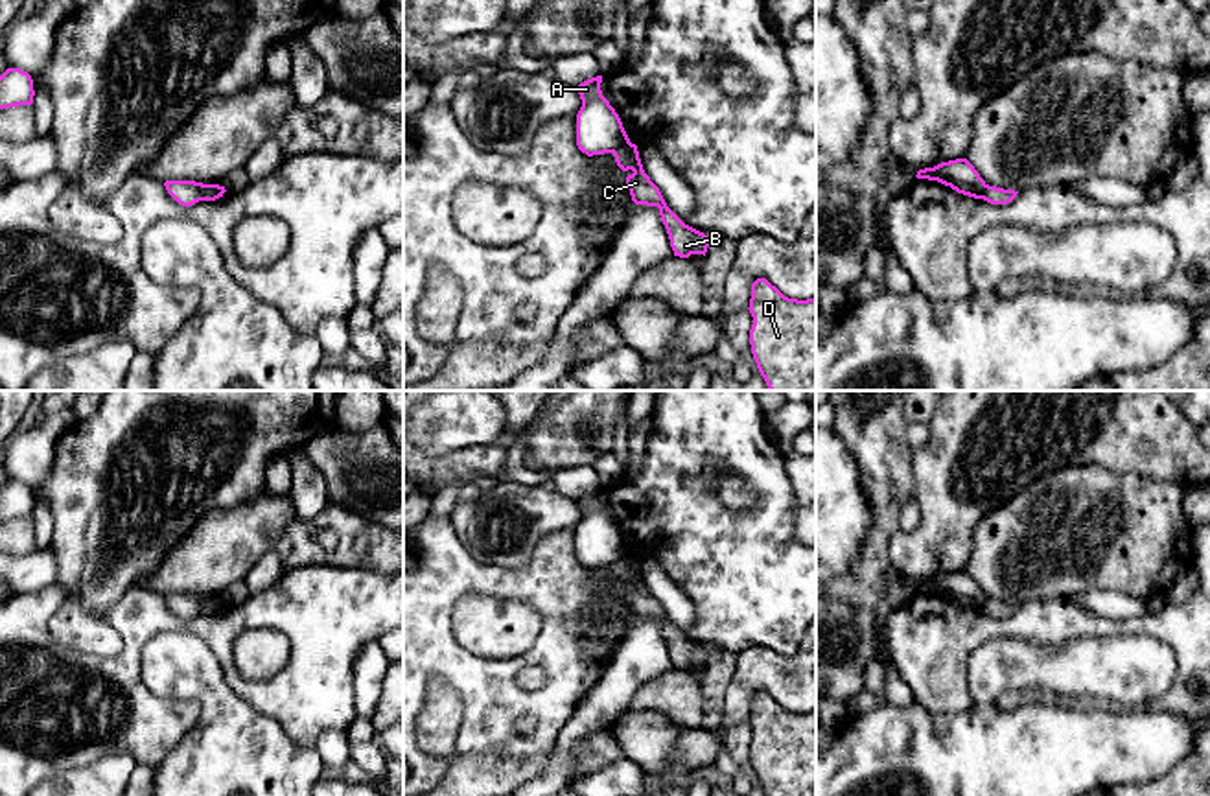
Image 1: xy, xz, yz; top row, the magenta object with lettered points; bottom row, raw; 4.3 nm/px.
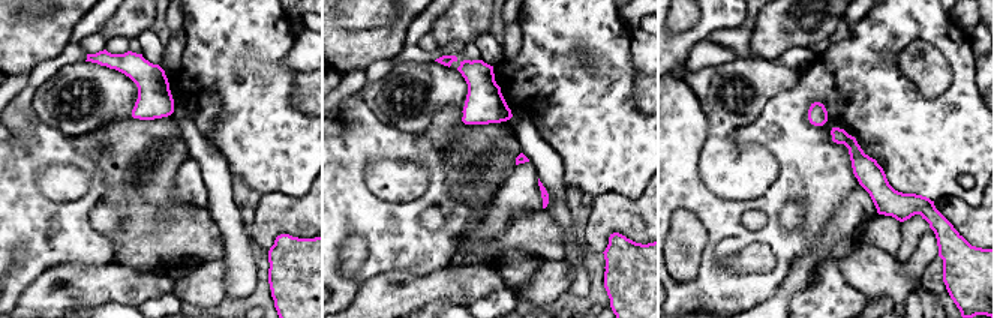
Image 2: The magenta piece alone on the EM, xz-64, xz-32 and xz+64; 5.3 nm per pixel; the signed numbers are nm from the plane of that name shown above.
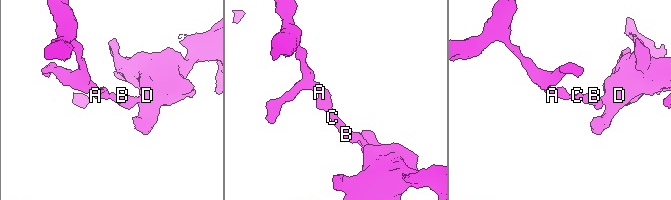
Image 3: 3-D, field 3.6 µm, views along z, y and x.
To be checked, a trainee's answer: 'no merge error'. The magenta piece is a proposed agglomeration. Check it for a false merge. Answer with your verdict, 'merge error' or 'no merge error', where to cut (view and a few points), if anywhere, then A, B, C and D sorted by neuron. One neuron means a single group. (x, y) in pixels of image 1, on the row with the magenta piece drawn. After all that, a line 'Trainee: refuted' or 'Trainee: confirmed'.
merge error; cut in xy along (210, 185), (199, 199); A / B C D
Trainee: refuted

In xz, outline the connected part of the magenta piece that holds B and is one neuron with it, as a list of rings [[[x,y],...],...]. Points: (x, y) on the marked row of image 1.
[[[624,144],[613,151],[615,162],[622,171],[632,170],[626,177],[632,201],[635,205],[657,206],[661,221],[667,228],[674,256],[689,258],[691,254],[704,254],[709,247],[709,238],[685,225],[665,203],[659,188],[645,173],[635,144]]]

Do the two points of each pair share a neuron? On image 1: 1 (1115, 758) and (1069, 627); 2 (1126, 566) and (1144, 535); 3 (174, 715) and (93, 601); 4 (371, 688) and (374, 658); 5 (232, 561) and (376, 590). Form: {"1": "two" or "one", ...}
{"1": "two", "2": "one", "3": "two", "4": "one", "5": "two"}

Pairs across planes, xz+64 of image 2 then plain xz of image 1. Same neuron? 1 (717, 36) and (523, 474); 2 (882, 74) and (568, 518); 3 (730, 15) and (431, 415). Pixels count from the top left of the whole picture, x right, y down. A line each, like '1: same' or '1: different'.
1: different
2: different
3: same

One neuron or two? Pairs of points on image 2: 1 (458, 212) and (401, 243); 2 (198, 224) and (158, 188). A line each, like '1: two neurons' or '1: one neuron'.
1: one neuron
2: one neuron

